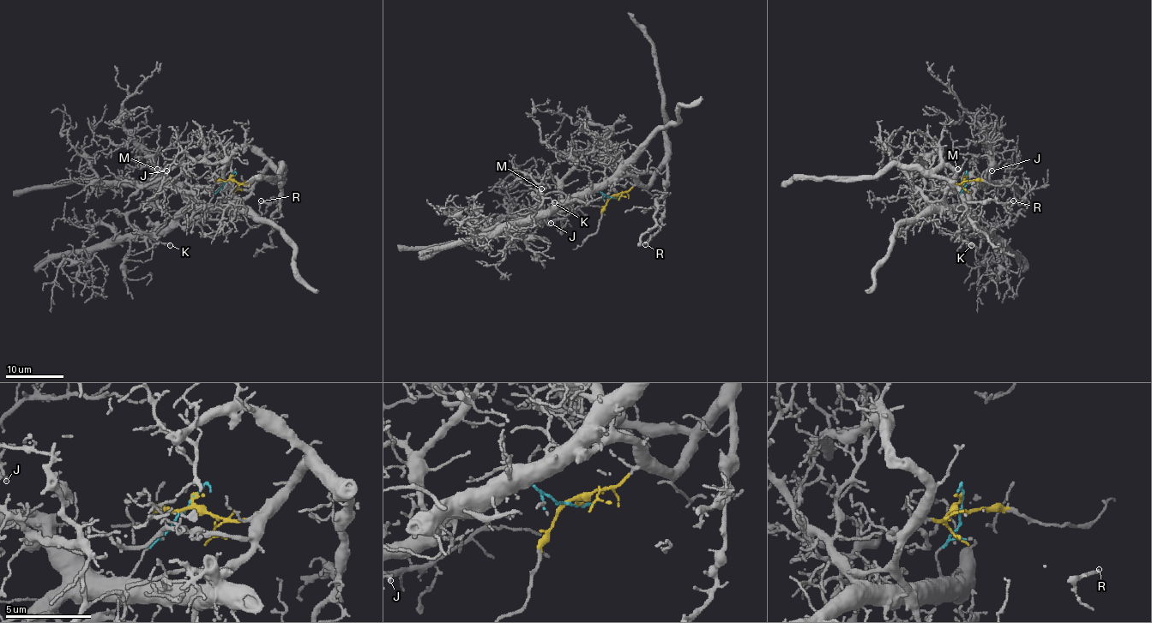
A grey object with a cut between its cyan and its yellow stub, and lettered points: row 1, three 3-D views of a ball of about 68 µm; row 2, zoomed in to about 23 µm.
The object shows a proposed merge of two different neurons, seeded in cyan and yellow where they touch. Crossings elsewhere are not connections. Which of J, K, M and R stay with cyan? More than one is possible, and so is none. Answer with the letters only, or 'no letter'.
J, K, M

